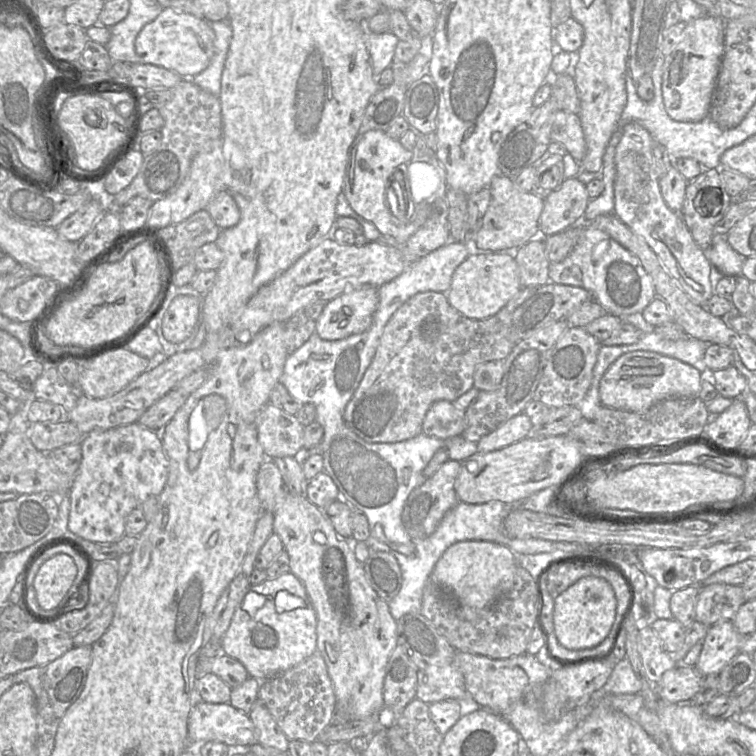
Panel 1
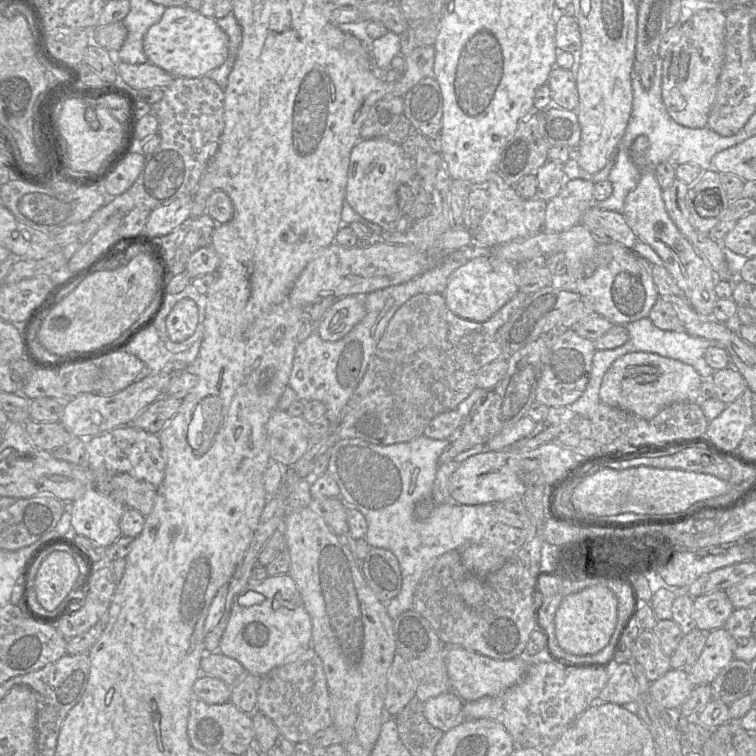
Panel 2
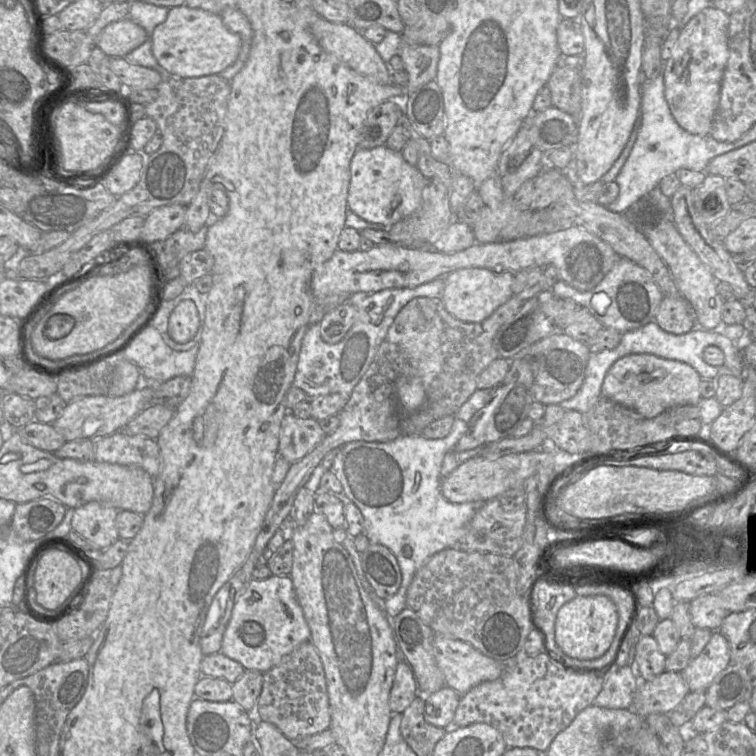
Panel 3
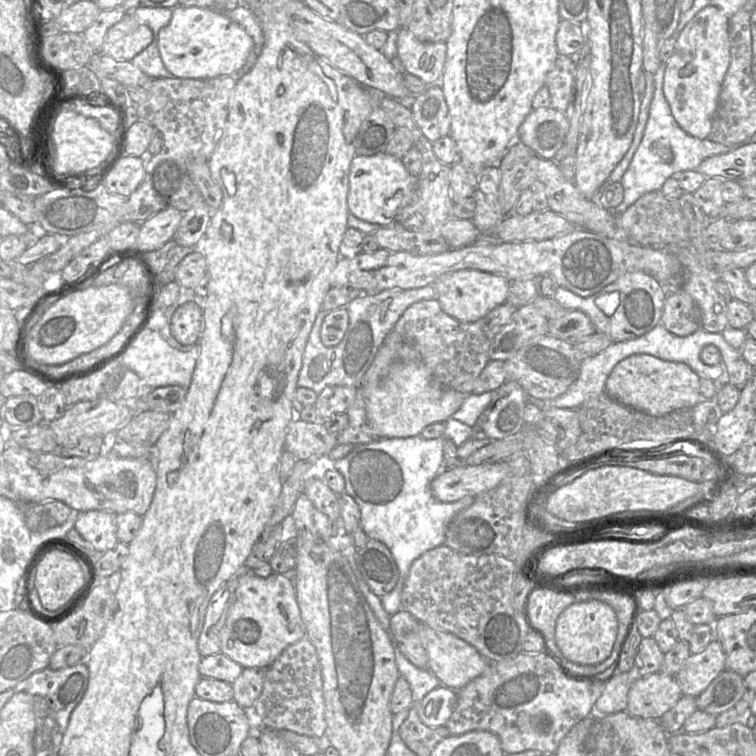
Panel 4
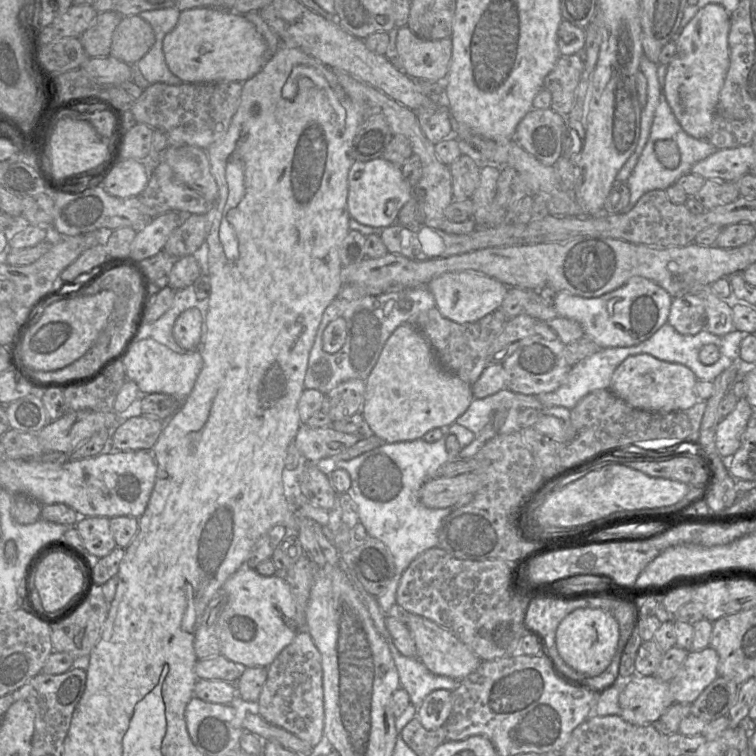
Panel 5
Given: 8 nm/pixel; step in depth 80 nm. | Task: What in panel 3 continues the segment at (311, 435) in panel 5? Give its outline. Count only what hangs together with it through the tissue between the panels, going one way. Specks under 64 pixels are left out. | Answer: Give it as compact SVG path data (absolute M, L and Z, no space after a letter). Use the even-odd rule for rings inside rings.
M287 412L281 422L279 455L290 464L301 460L326 437L314 418L302 419Z

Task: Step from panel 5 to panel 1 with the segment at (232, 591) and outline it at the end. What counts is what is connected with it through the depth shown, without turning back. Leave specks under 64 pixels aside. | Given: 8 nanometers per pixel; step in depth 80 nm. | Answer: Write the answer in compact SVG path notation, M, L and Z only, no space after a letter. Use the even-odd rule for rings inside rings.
M288 572L275 579L268 578L258 585L250 585L245 591L265 596L266 602L259 608L253 604L248 609L238 604L221 646L222 653L239 660L250 677L264 681L294 667L317 651L317 614L304 585L294 574ZM279 591L287 591L302 598L306 606L278 613L274 598Z

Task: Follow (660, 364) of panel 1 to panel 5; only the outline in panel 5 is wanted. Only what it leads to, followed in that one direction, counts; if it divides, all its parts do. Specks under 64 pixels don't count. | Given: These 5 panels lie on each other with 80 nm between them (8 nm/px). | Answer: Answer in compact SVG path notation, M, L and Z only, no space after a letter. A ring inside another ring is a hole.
M638 354L626 358L614 371L609 390L633 408L670 413L687 411L698 401L695 386L697 378L682 364L661 361L649 354Z

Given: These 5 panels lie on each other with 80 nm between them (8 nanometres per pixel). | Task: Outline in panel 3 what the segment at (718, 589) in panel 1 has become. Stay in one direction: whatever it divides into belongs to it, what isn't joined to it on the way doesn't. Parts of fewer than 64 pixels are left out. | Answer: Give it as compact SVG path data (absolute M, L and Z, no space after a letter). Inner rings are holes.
M706 594L695 598L689 603L692 623L696 628L711 631L719 630L724 618L729 613L717 594Z

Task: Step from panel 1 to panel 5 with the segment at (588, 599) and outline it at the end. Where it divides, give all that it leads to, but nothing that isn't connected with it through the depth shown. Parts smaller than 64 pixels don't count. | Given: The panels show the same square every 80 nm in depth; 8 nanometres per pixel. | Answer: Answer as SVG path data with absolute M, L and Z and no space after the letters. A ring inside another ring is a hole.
M578 608L558 625L556 646L561 658L570 669L589 677L603 673L616 653L619 640L618 623L612 614L597 608Z

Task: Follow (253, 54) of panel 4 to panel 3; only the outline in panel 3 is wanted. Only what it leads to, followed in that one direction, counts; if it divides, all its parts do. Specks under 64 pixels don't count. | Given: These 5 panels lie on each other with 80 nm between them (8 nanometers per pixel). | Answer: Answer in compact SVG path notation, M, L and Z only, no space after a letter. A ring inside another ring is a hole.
M237 7L225 10L219 15L221 16L223 24L241 38L241 46L237 60L219 74L222 78L231 82L248 58L253 38L253 29L248 18Z

